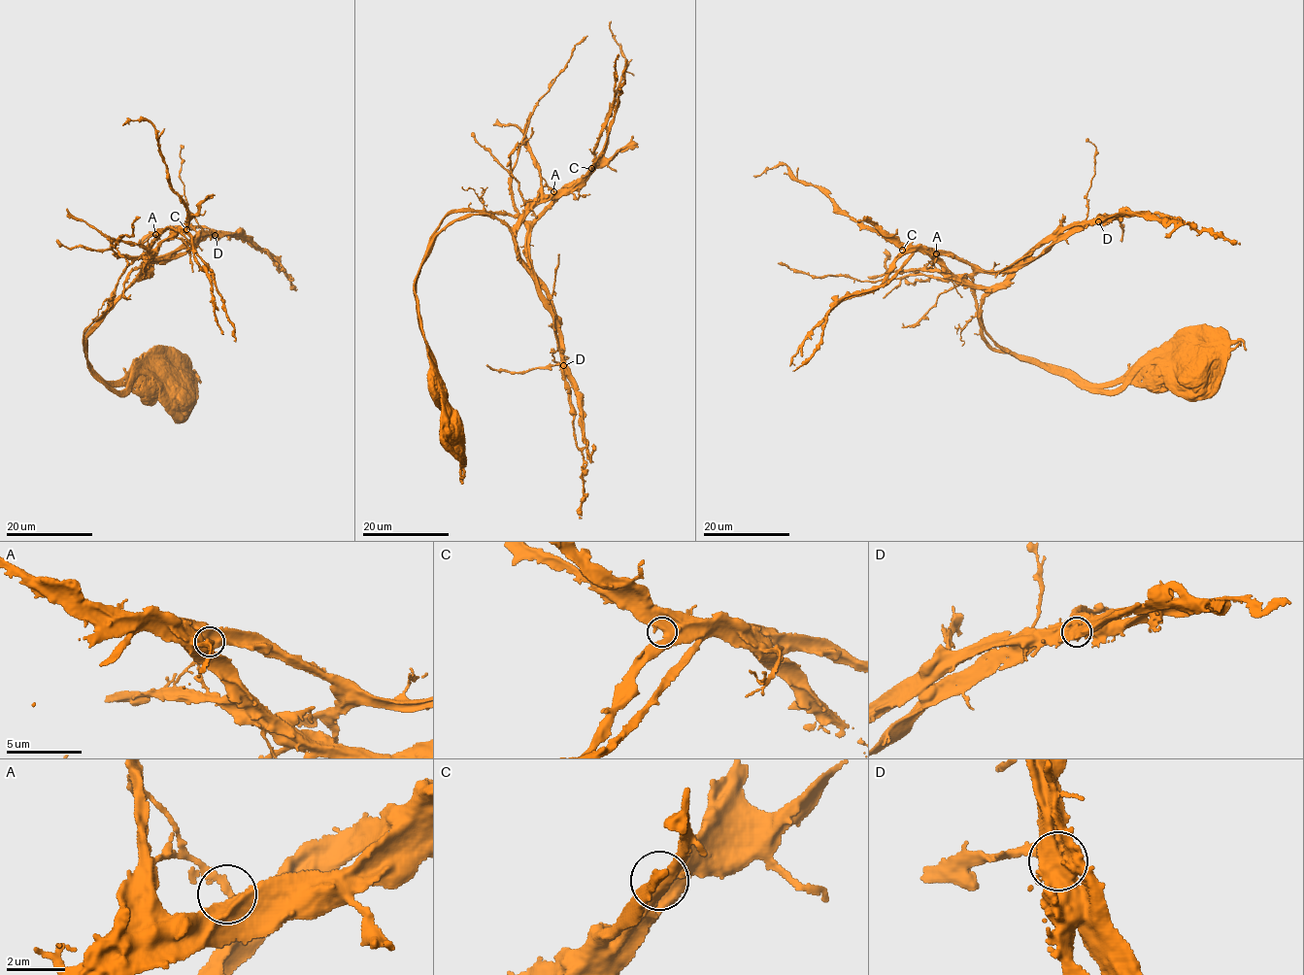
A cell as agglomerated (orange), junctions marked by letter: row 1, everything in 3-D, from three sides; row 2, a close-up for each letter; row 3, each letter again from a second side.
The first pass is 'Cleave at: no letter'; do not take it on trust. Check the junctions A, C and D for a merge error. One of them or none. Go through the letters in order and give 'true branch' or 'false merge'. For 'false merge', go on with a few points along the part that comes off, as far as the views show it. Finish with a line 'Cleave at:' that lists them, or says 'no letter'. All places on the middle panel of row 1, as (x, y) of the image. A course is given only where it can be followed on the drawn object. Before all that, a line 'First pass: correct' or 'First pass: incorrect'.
First pass: incorrect
A: true branch
C: true branch
D: false merge; foreign part runs (563, 366), (532, 276), (526, 225), (454, 211), (435, 231), (416, 297), (435, 400), (450, 426)
Cleave at: D

